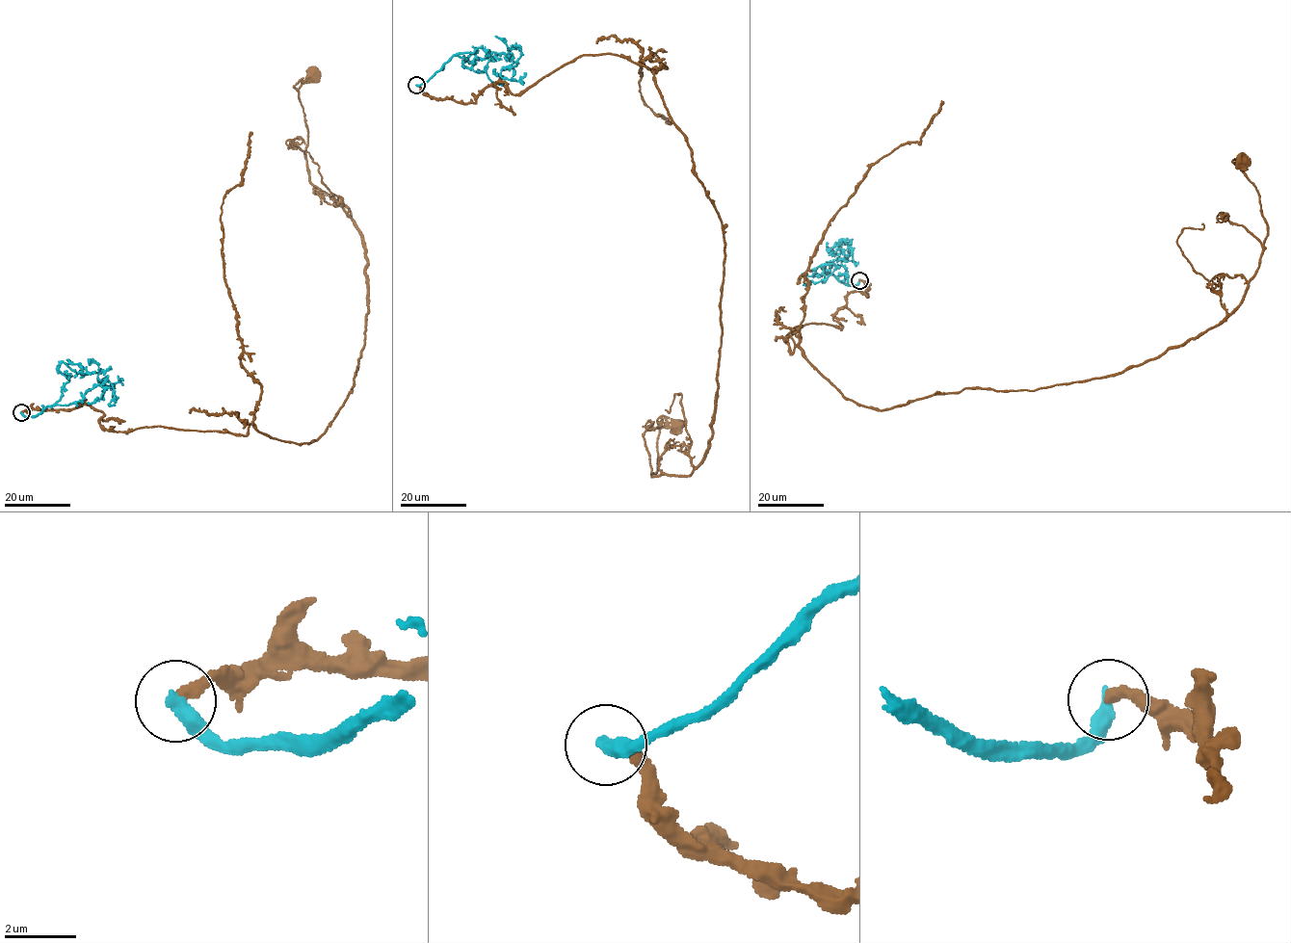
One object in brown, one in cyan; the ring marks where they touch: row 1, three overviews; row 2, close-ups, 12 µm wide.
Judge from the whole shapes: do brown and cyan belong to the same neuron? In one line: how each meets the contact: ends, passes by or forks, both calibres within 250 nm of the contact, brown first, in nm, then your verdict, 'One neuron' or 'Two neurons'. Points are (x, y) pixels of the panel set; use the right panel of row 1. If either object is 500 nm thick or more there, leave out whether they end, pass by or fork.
At the ring brown ends. At the ring cyan ends. Thickness 320 nm (brown) against 440 nm. Two neurons

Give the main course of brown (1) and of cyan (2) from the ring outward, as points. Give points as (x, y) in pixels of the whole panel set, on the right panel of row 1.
1: (859, 280), (841, 328), (785, 342), (865, 406), (1120, 374), (1243, 298), (1267, 223), (1240, 161)
2: (859, 280), (851, 286), (827, 273), (821, 276), (816, 274), (832, 263), (846, 270), (845, 278), (838, 274)

